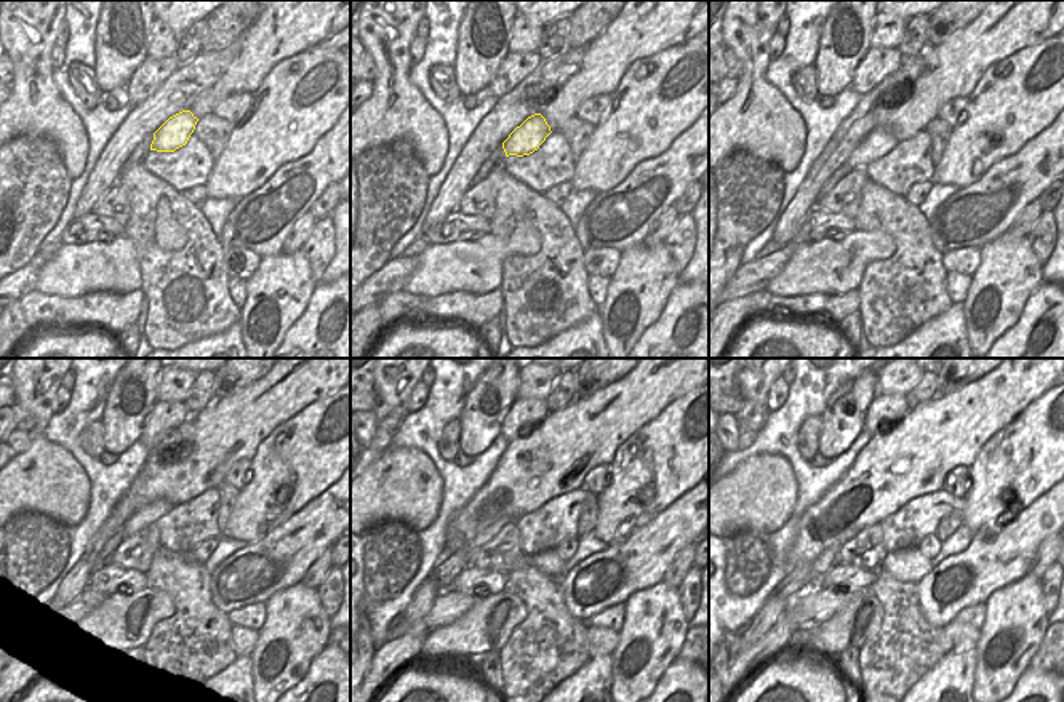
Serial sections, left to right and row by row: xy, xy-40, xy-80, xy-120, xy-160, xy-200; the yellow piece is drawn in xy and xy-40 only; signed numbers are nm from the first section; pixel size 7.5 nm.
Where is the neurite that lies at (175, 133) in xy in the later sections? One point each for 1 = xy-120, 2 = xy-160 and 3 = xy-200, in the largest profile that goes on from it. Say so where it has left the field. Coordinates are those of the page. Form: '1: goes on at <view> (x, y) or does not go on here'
1: goes on at xy-120 (149, 514)
2: goes on at xy-160 (485, 536)
3: goes on at xy-200 (826, 560)

